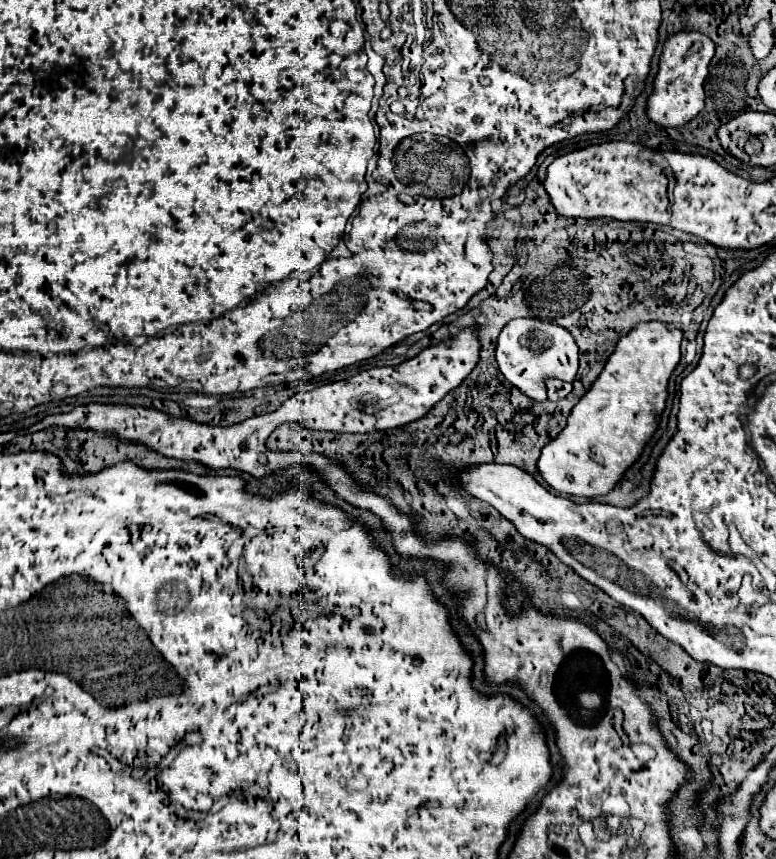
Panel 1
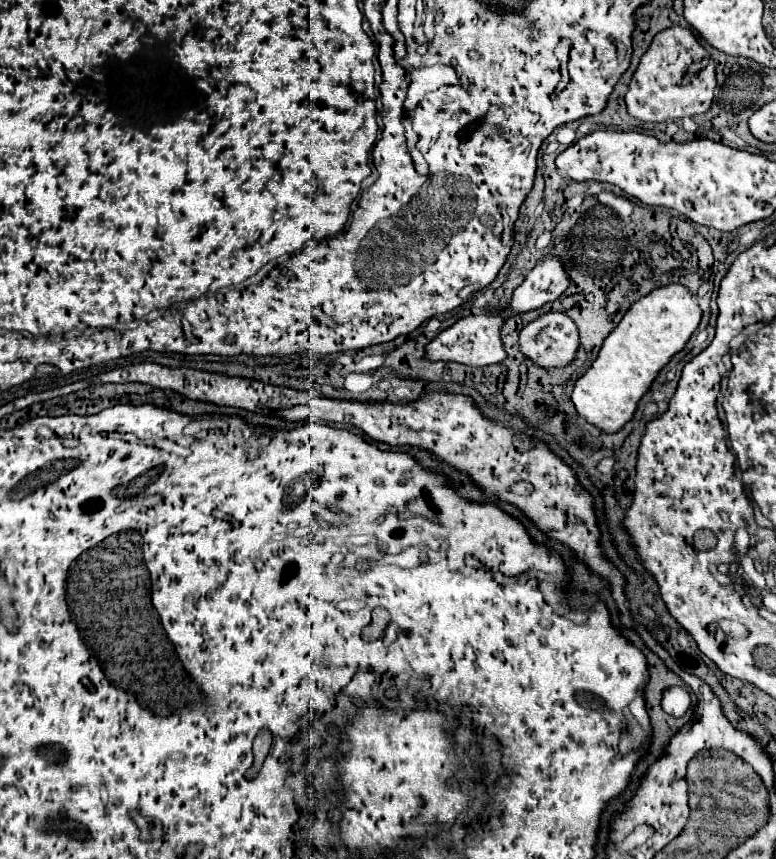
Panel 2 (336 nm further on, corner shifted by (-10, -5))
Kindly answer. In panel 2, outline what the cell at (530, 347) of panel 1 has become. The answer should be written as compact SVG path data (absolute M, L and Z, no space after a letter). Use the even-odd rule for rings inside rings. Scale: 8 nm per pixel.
M547 312L533 322L529 322L521 332L519 332L519 350L525 358L529 358L533 364L545 370L555 370L555 368L565 368L577 358L579 350L579 330L575 322L563 314L563 312Z

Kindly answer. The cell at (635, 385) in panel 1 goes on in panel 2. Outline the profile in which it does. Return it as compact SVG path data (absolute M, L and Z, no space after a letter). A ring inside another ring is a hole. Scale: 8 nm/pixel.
M669 284L653 290L635 302L619 326L605 338L597 360L575 382L571 400L577 412L605 434L619 432L635 414L637 402L655 382L657 374L671 358L685 348L701 320L697 300L681 284Z

